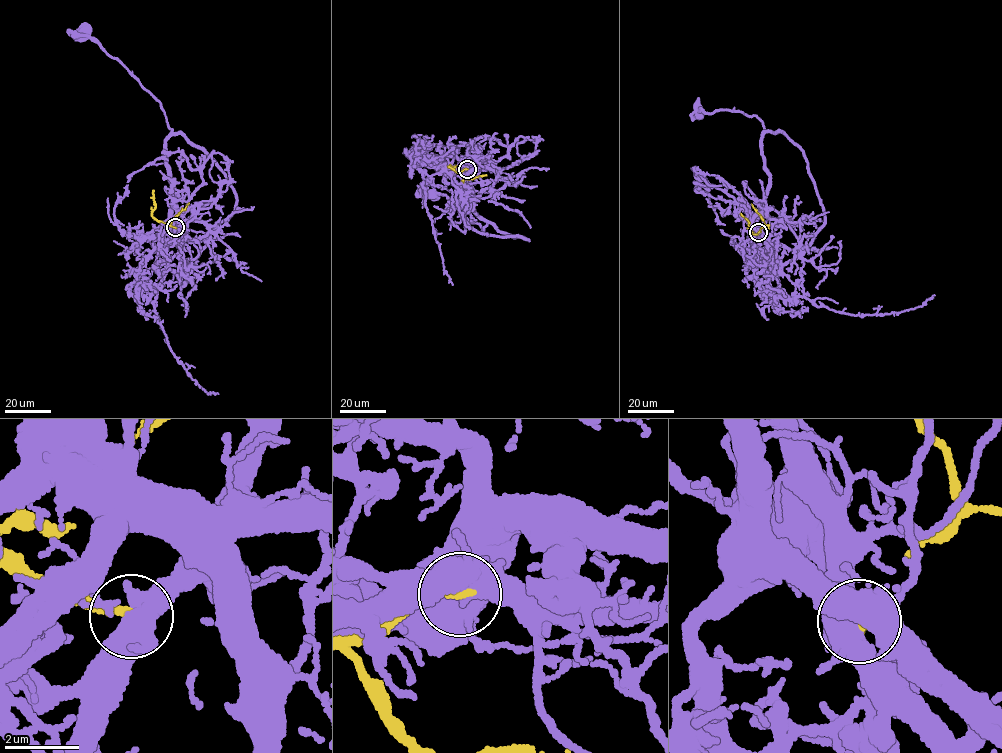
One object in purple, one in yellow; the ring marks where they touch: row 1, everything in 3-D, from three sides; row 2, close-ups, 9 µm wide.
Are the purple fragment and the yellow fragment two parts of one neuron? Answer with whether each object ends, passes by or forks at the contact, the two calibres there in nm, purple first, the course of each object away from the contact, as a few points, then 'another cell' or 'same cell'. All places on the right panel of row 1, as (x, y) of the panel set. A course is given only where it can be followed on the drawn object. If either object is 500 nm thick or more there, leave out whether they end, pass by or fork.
550/320 nm | purple via (758, 232), (752, 225), (769, 177), (762, 153), (762, 121), (733, 110), (711, 114), (697, 108) | yellow via (758, 232), (753, 234), (748, 220), (740, 213) | same cell

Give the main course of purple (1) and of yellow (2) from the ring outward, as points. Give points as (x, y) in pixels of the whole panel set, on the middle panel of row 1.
1: (467, 169), (476, 167), (471, 165), (467, 172), (472, 208), (487, 223), (484, 231), (446, 195), (431, 193)
2: (467, 169), (458, 172), (448, 166), (454, 169), (457, 166)

